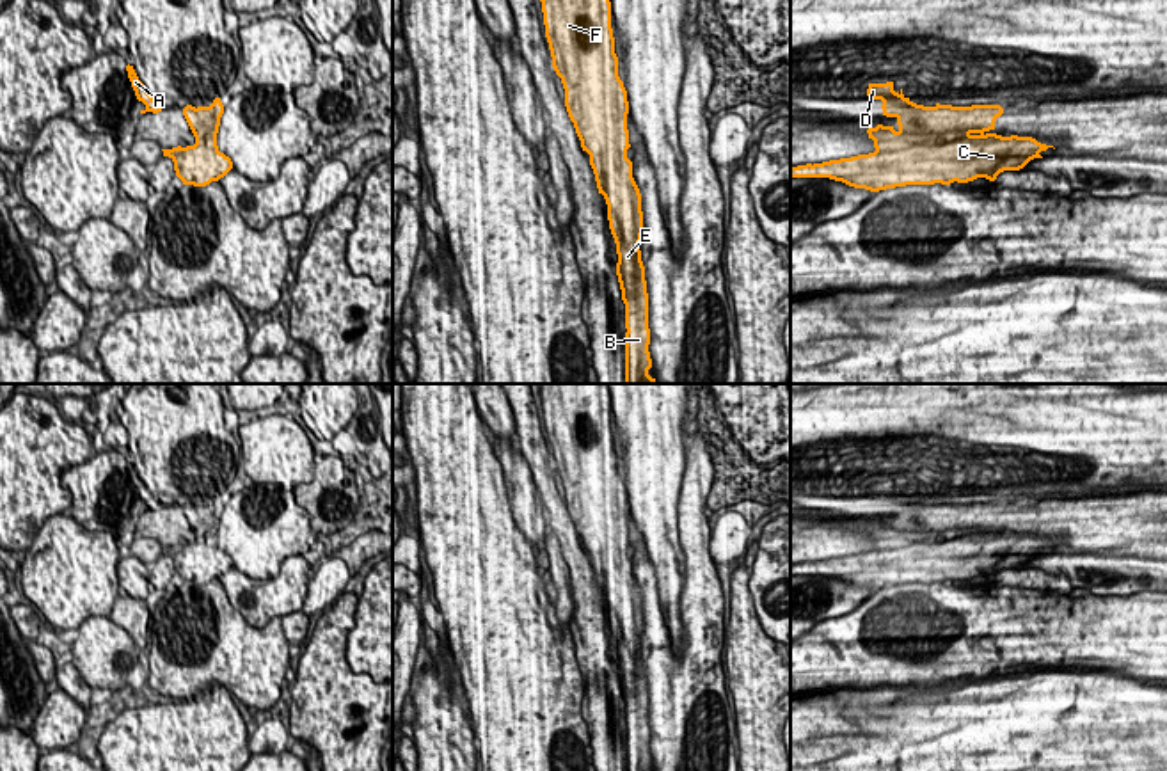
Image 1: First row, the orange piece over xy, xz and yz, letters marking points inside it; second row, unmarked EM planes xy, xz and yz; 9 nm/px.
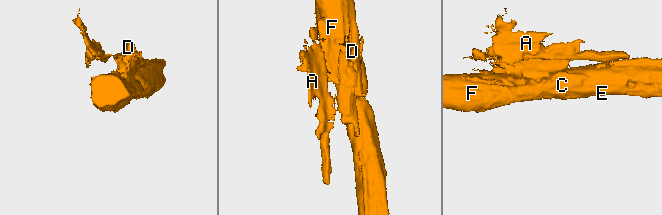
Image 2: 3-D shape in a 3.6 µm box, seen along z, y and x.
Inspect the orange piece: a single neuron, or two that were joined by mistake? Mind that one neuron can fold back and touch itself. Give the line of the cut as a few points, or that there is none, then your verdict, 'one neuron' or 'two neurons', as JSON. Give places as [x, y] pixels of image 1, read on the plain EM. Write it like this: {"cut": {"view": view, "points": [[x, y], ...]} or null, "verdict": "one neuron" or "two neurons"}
{"cut": null, "verdict": "one neuron"}

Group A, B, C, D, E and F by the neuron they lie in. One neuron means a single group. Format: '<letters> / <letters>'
A B C D E F

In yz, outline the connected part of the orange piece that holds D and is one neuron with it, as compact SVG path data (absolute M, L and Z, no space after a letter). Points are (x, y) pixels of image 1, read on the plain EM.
M893 480L869 481L867 494L883 499L883 513L895 515L899 528L883 522L872 526L865 521L869 537L874 538L874 551L790 565L790 576L830 576L870 590L906 583L968 581L977 576L995 579L1000 570L1020 568L1030 558L1043 556L1041 549L1053 545L1032 535L996 533L993 529L995 519L1004 512L1000 503L952 505L936 501L924 505L906 496L902 487L895 490Z

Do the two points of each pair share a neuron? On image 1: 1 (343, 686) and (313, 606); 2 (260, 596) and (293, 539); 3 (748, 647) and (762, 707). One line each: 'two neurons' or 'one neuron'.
1: two neurons
2: two neurons
3: one neuron

